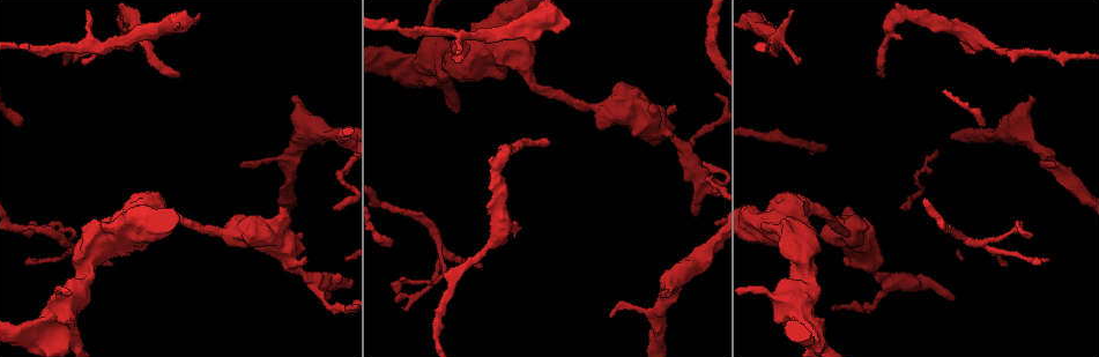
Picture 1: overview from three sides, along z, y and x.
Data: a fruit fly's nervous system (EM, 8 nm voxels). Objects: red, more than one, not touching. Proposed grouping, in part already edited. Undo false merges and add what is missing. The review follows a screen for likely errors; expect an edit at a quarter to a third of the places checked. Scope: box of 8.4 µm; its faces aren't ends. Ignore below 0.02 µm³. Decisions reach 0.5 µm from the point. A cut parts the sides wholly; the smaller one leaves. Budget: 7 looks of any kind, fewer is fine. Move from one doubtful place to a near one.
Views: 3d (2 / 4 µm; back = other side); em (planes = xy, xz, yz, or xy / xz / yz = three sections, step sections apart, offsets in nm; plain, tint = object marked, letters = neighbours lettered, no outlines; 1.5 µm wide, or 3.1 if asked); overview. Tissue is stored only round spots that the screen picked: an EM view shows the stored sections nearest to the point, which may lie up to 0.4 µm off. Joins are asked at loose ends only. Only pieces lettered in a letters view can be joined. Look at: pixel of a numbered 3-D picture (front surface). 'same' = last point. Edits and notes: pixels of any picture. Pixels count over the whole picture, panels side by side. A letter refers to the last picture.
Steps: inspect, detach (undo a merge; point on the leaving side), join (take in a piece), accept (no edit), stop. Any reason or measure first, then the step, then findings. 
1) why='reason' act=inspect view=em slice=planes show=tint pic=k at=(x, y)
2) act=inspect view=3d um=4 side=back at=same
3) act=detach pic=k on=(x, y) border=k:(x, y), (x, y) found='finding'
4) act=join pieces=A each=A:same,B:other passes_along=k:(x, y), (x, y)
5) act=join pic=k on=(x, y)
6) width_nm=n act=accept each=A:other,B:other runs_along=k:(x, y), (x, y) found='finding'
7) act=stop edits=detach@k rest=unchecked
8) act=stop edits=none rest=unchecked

act=inspect view=3d um=4 pic=1 at=(306, 257)

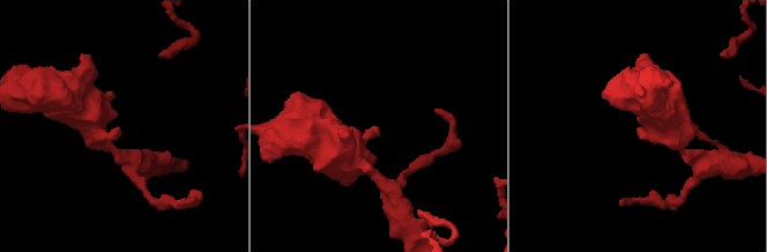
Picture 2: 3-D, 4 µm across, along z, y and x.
act=inspect view=em slice=planes show=tint pic=2 at=(115, 129)

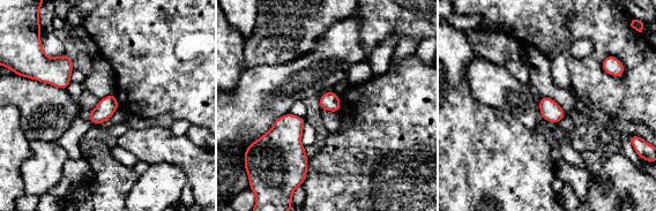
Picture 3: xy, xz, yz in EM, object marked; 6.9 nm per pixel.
act=inspect view=em slice=planes show=letters at=same

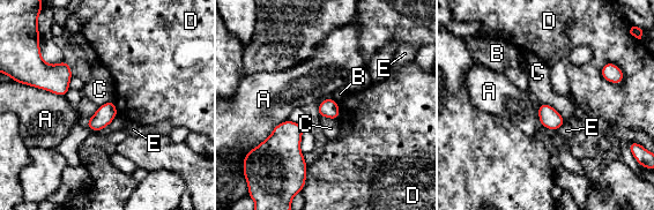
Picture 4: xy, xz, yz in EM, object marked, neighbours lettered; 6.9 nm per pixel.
act=accept each=A:other,B:other,C:other,D:other,E:other border=4:(539, 103), (550, 104), (566, 120) found='none of them fits'

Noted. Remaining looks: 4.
why='an open end' act=inspect view=3d um=2 pic=1 at=(1027, 95)

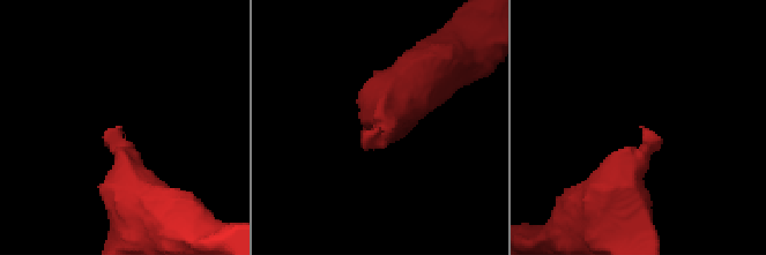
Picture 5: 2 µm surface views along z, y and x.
why='need the tissue' act=inspect view=em slice=xy step=4 show=letters pic=5 at=(645, 133)

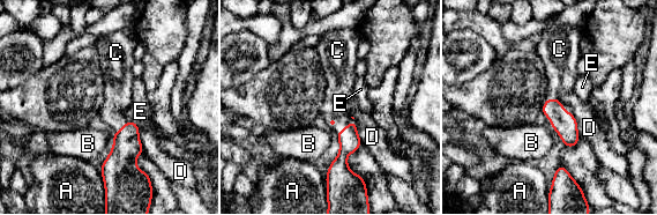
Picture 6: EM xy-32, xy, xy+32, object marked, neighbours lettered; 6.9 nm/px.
act=join pieces=C each=A:other,B:other,C:same,D:other,E:other passes_along=6:(564, 123), (554, 98), (560, 64) found='it goes on there'

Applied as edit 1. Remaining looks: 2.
act=stop edits=join@6 rest=unchecked

